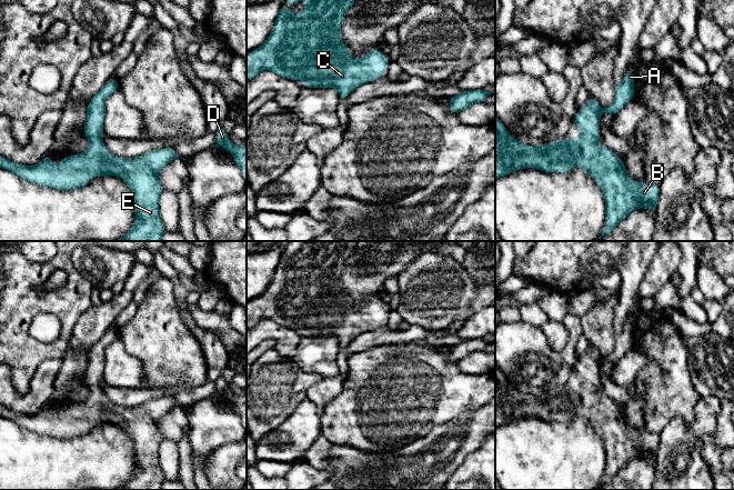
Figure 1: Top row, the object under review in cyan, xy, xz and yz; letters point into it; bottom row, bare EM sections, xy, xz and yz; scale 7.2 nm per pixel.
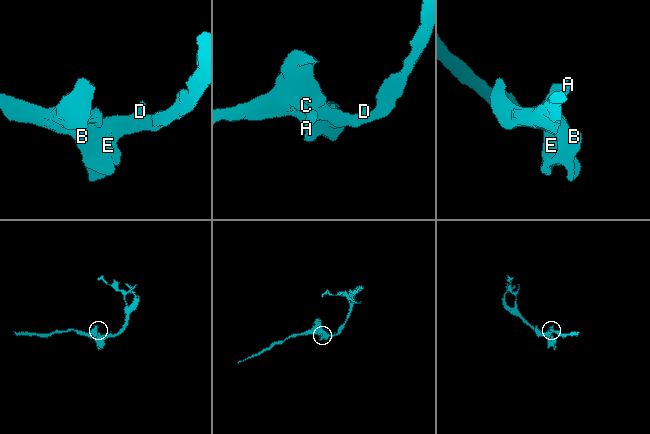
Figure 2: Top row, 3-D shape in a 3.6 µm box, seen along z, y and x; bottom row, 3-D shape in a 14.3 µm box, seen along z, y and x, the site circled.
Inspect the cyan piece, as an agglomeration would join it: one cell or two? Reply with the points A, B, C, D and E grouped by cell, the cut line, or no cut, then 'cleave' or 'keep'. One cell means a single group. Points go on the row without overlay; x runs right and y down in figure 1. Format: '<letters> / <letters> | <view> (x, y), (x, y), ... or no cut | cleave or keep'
A B C D E | no cut | keep

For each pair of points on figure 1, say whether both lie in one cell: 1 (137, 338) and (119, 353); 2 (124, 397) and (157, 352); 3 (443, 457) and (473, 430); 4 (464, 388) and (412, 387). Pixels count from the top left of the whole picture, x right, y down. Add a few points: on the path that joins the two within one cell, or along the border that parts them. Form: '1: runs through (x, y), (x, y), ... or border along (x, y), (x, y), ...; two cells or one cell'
1: border along (118, 337), (124, 348), (140, 360), (141, 369); two cells
2: border along (141, 387), (167, 390); two cells
3: runs through (451, 449), (462, 438), (465, 438); one cell
4: runs through (451, 388), (425, 387); one cell

